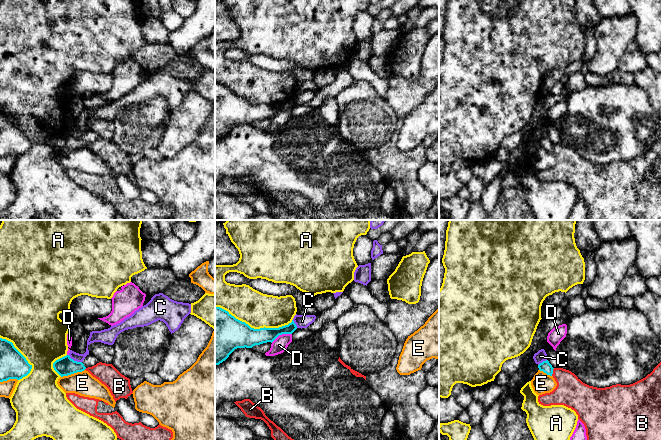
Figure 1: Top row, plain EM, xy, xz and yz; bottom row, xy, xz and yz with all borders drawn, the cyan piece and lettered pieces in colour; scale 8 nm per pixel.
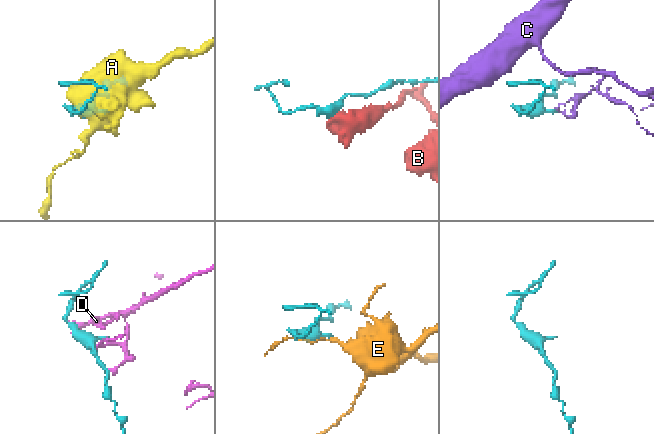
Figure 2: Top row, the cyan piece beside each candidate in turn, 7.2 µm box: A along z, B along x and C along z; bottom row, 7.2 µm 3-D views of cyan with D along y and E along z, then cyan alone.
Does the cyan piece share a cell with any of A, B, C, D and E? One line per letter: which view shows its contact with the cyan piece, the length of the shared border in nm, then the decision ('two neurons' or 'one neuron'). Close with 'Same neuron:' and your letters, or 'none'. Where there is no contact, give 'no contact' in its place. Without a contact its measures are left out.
A: xz | 650 nm | two neurons
B: yz | 70 nm | two neurons
C: xy | 130 nm | two neurons
D: xz | 180 nm | two neurons
E: xy | 200 nm | two neurons
Same neuron: none

